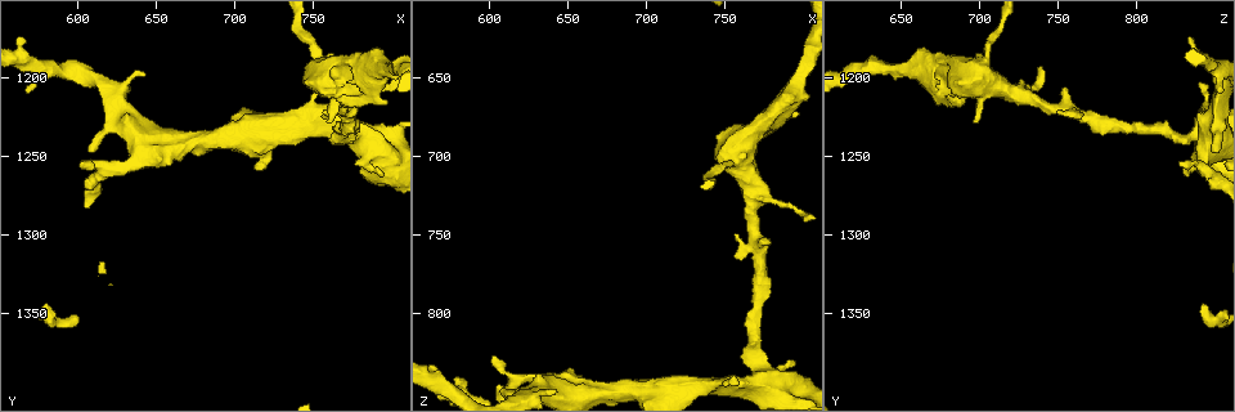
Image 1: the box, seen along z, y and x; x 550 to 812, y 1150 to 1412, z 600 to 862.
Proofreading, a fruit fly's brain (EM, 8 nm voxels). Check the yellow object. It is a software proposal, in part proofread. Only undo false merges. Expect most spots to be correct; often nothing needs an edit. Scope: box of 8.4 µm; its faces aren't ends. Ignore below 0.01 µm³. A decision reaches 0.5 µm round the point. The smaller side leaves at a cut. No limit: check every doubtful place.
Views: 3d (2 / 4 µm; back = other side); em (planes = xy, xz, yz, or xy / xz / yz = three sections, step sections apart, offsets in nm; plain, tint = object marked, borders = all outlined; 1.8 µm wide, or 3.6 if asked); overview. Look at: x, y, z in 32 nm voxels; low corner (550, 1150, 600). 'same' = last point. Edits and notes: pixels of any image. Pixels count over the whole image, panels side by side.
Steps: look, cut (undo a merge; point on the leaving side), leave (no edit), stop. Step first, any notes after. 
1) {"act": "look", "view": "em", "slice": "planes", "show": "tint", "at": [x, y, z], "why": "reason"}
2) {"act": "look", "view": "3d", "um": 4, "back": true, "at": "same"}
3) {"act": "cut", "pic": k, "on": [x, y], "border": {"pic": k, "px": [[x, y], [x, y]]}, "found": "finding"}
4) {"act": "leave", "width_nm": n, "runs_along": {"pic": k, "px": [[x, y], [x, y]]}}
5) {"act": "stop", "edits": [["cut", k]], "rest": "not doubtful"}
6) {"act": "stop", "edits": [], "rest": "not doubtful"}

{"act": "look", "view": "em", "slice": "xz", "step": 16, "show": "tint", "at": [776, 1234, 842], "why": "narrows sharply"}

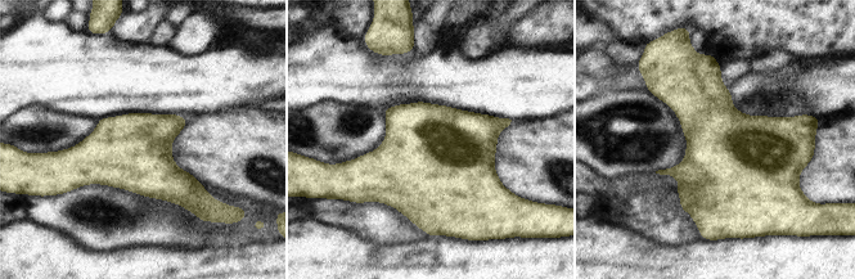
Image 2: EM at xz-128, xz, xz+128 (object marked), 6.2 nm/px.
{"act": "look", "view": "em", "slice": "planes", "show": "tint", "at": "same", "why": "cut it another way"}

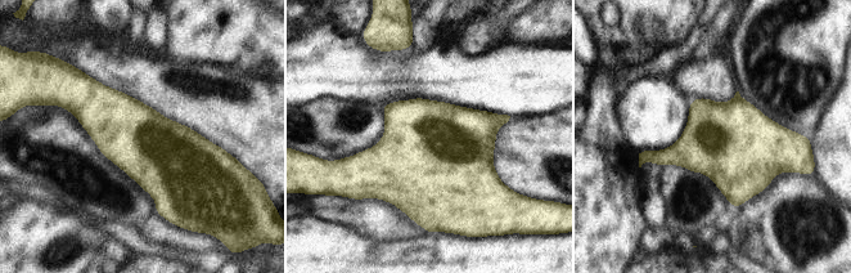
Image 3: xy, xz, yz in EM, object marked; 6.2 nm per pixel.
{"act": "leave", "found": "all the same neuron"}

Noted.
{"act": "look", "view": "em", "um": 3.6, "slice": "planes", "show": "tint", "at": [770, 1222, 758], "why": "arms part here"}

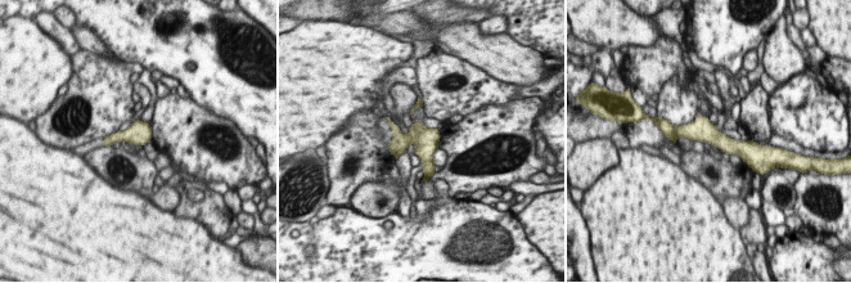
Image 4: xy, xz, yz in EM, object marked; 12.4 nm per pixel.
{"act": "leave", "found": "all the same neuron"}

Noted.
{"act": "look", "view": "3d", "um": 2, "at": [790, 1192, 666], "why": "branch point"}

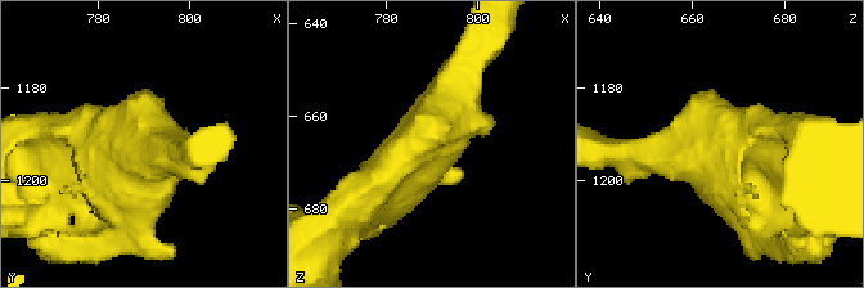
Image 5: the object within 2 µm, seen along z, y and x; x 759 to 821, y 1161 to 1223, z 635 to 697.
{"act": "look", "view": "em", "slice": "yz", "step": 4, "show": "tint", "at": [788, 1192, 665], "why": "now the EM"}

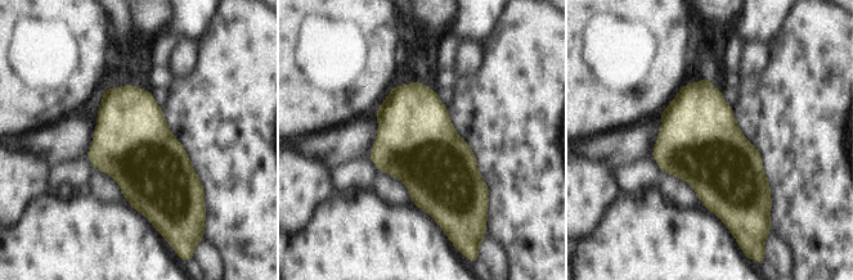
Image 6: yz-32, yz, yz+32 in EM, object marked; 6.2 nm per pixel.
{"act": "look", "view": "em", "slice": "planes", "show": "borders", "at": "same", "why": "another direction"}

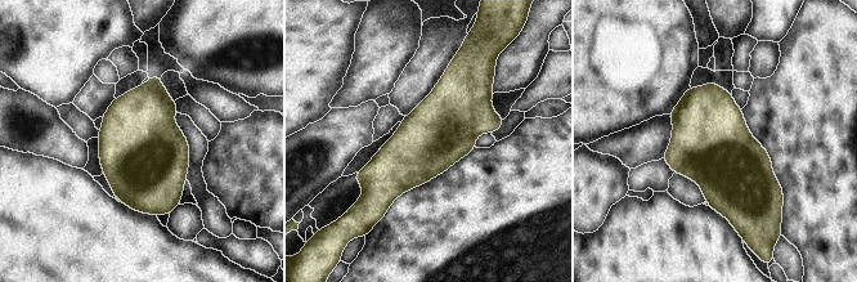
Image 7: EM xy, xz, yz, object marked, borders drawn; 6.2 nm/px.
{"act": "leave", "found": "one neuron here"}

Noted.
{"act": "look", "view": "3d", "um": 4, "back": true, "at": [764, 1198, 692], "why": "four arms meet"}

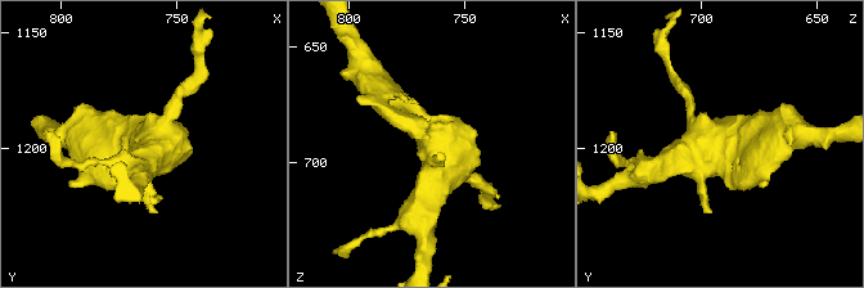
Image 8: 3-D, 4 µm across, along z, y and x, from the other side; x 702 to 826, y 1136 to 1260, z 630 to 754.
{"act": "look", "view": "em", "um": 3.6, "slice": "xz", "step": 16, "show": "tint", "at": [764, 1197, 692], "why": "now the EM"}

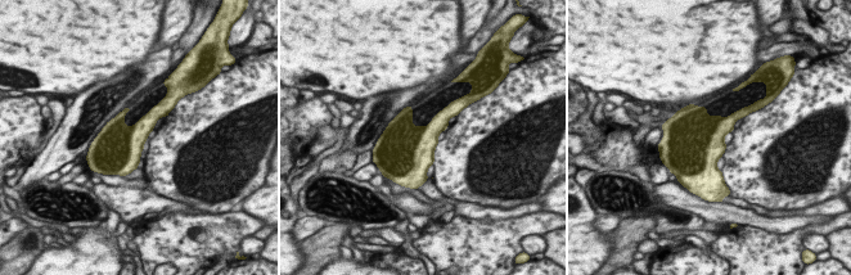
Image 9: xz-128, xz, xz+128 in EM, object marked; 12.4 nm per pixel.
{"act": "leave", "found": "all the same neuron"}

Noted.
{"act": "look", "view": "3d", "um": 4, "at": [642, 1248, 846]}

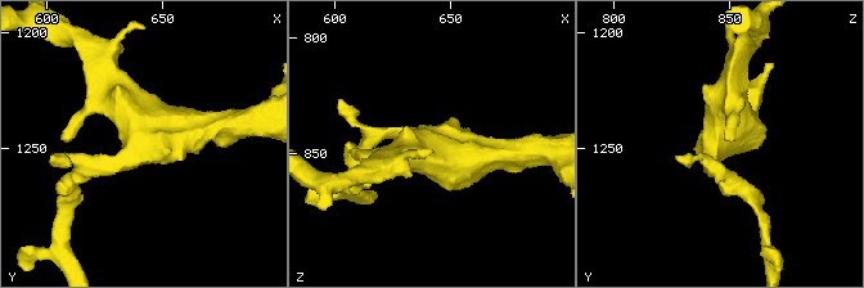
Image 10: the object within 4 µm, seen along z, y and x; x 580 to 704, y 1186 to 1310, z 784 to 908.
{"act": "look", "view": "em", "um": 3.6, "slice": "yz", "step": 8, "show": "tint", "at": [645, 1246, 845], "arms": 4}

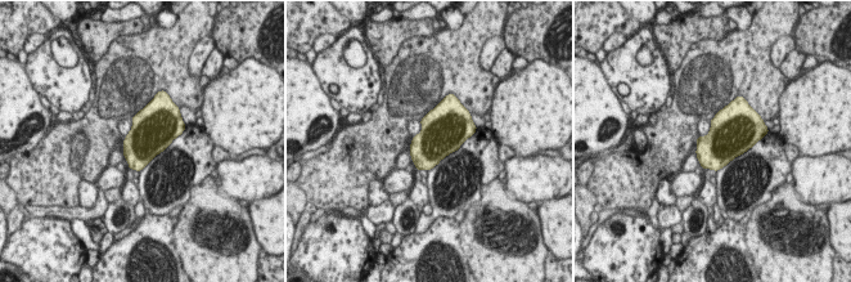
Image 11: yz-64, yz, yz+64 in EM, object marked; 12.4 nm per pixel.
{"act": "look", "view": "em", "um": 3.6, "slice": "planes", "show": "tint", "at": "same"}

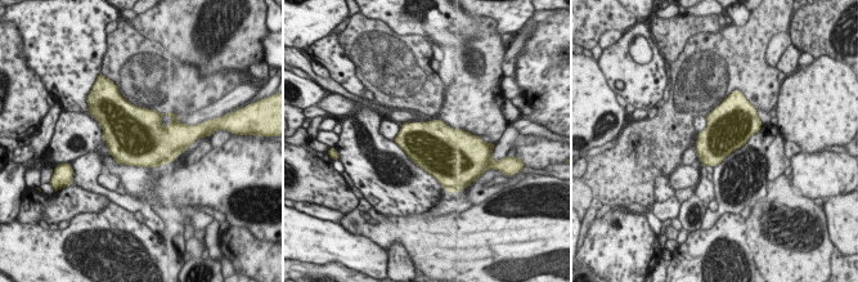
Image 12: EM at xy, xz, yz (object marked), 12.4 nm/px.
{"act": "leave", "found": "continuous, no second neuron"}

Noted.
{"act": "stop", "edits": [], "rest": "not doubtful"}

